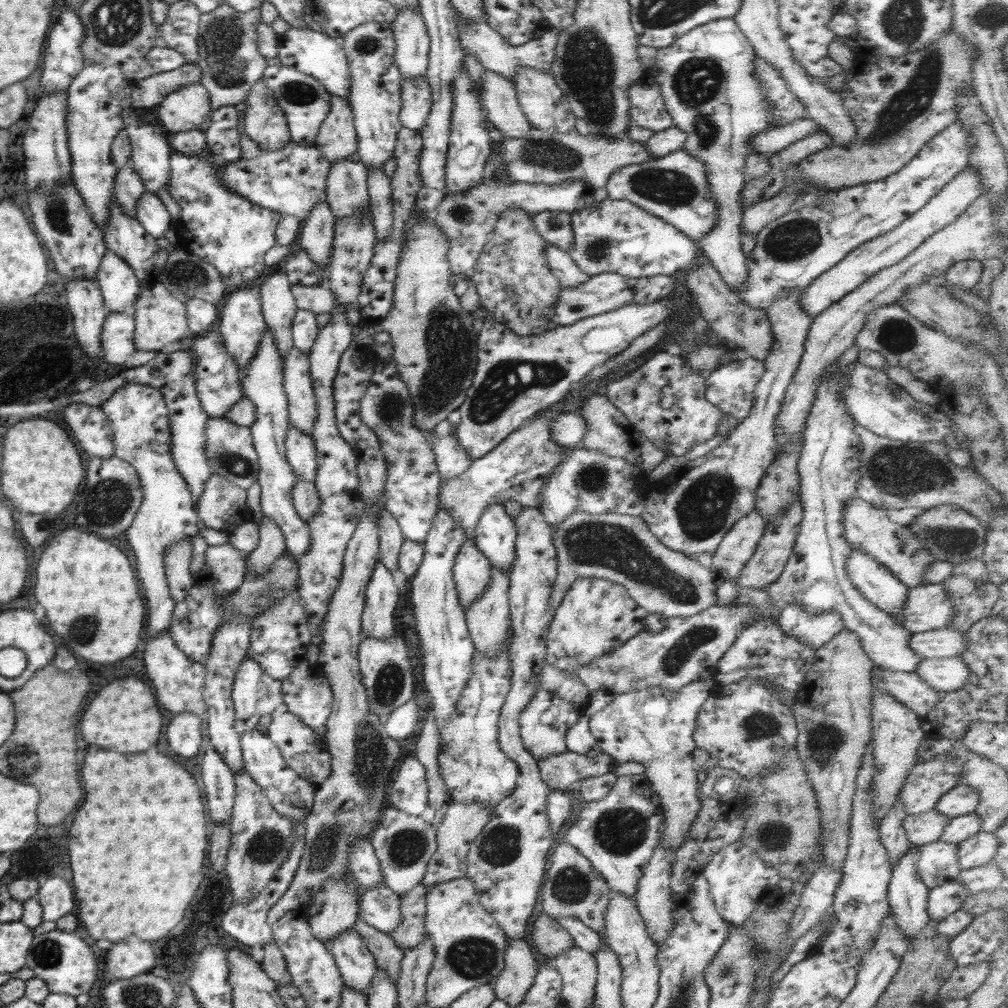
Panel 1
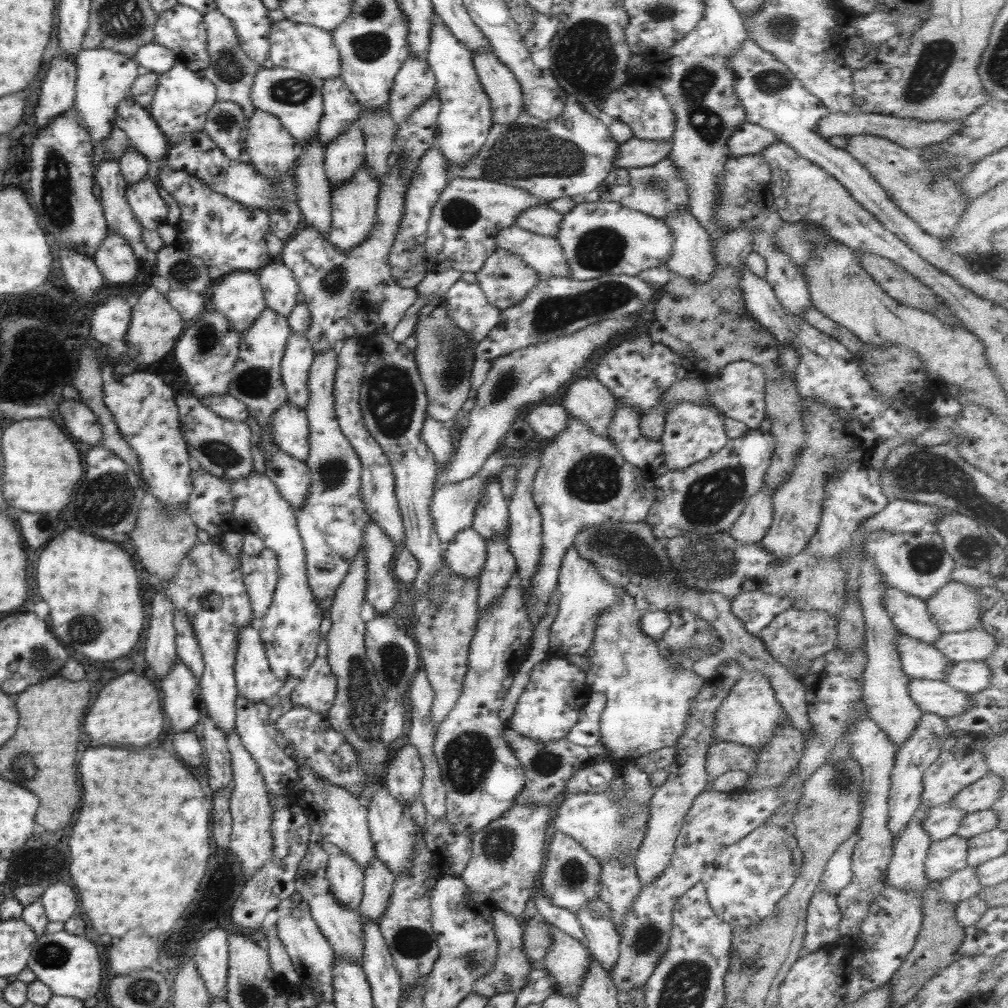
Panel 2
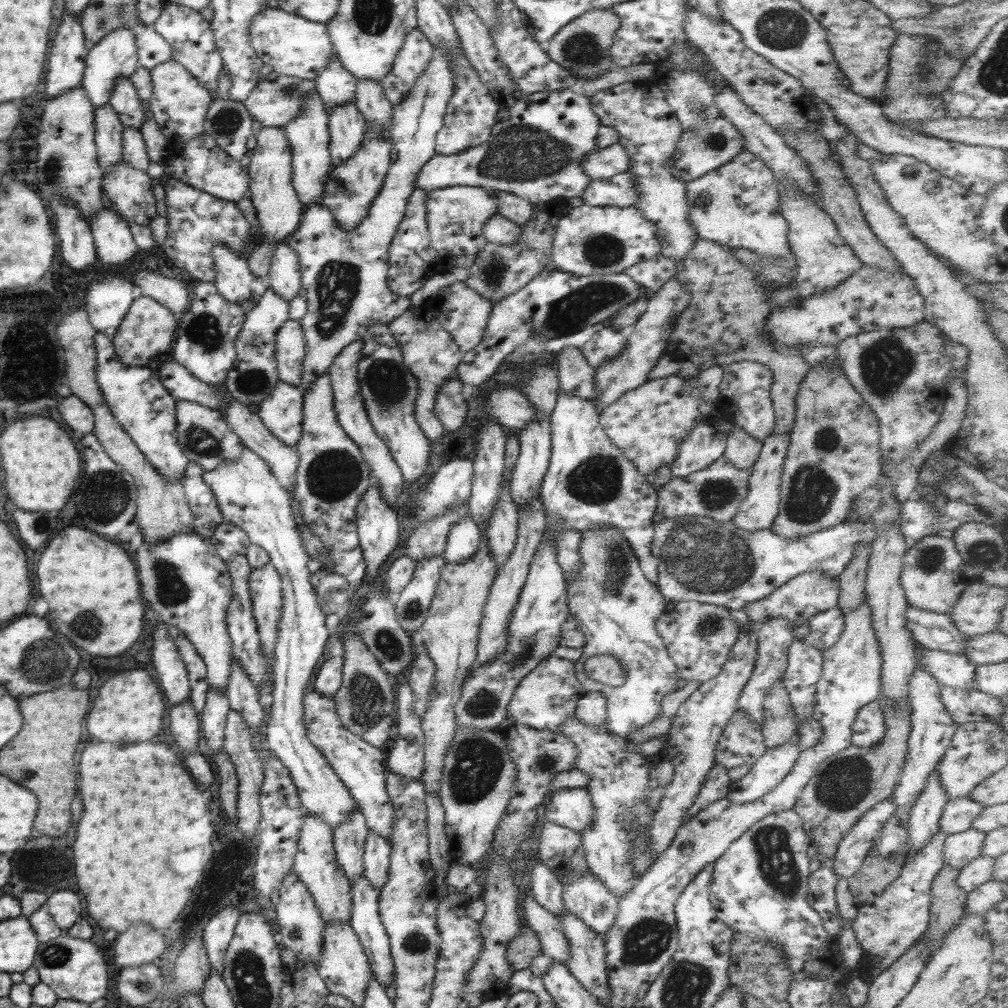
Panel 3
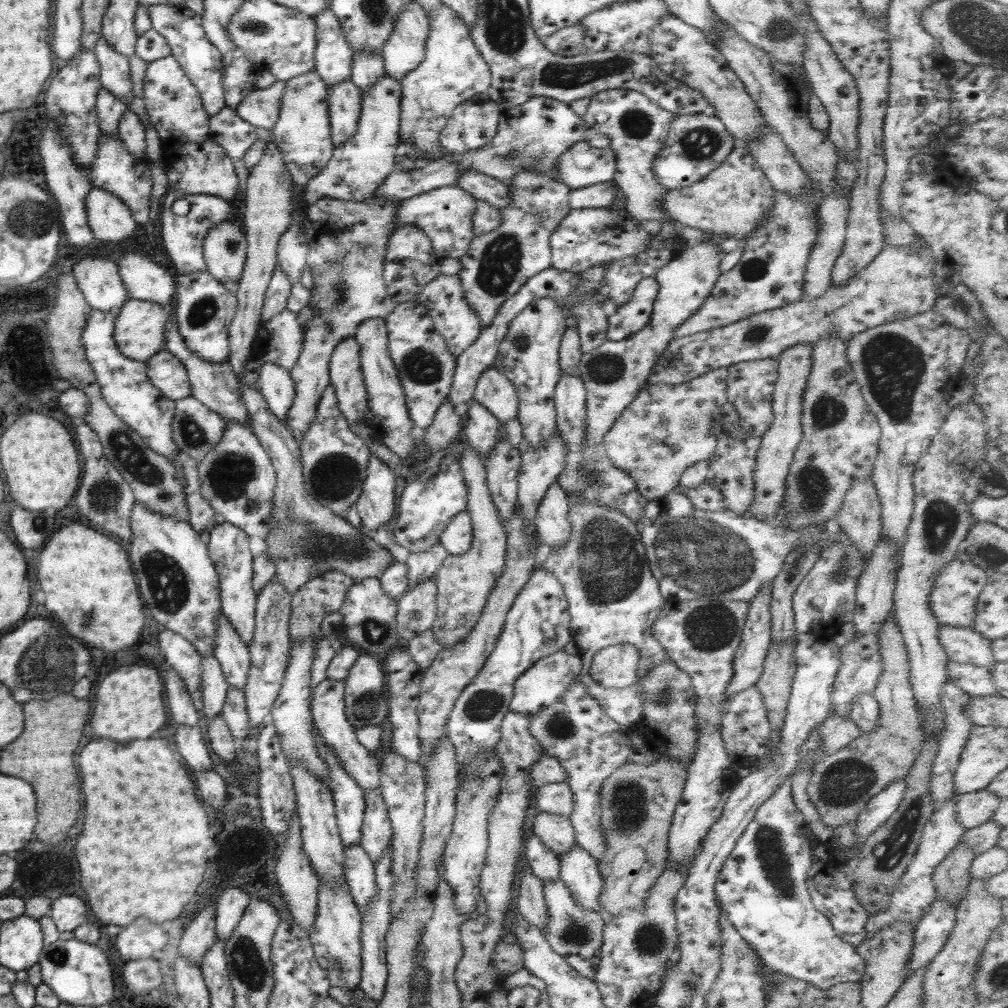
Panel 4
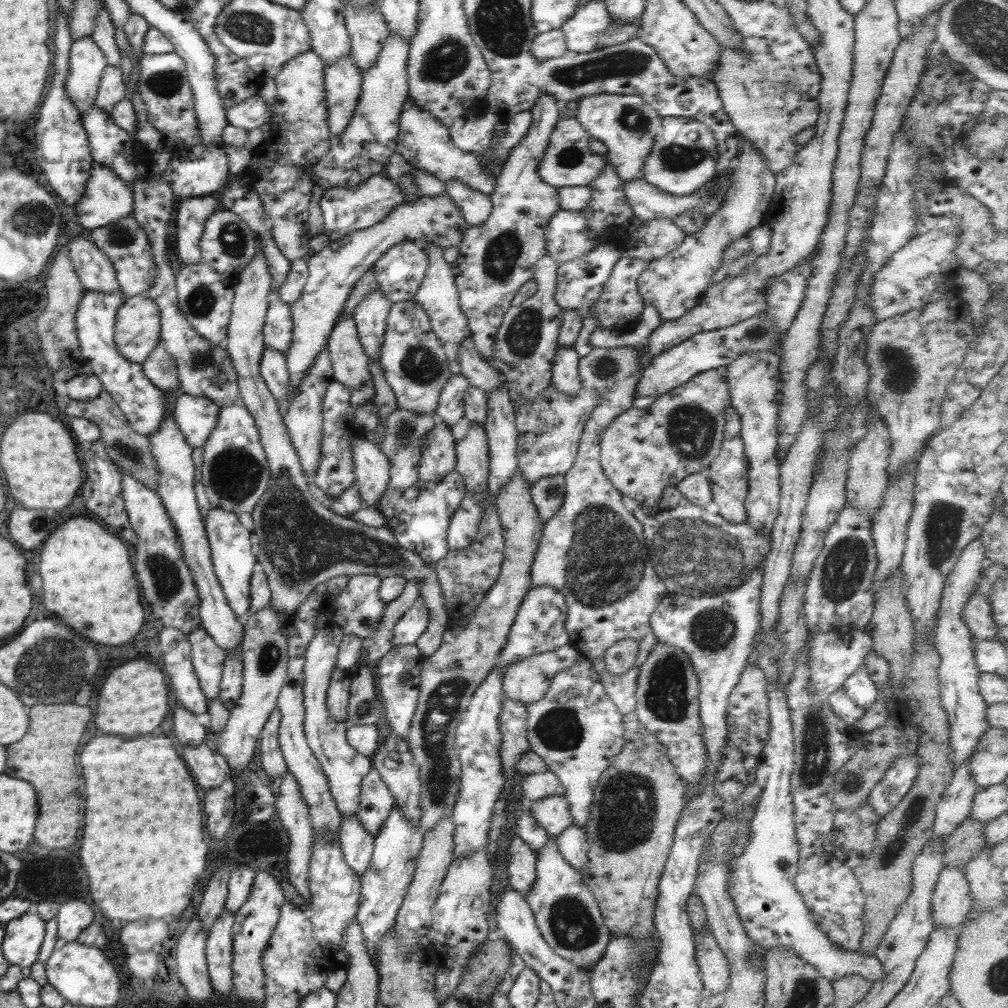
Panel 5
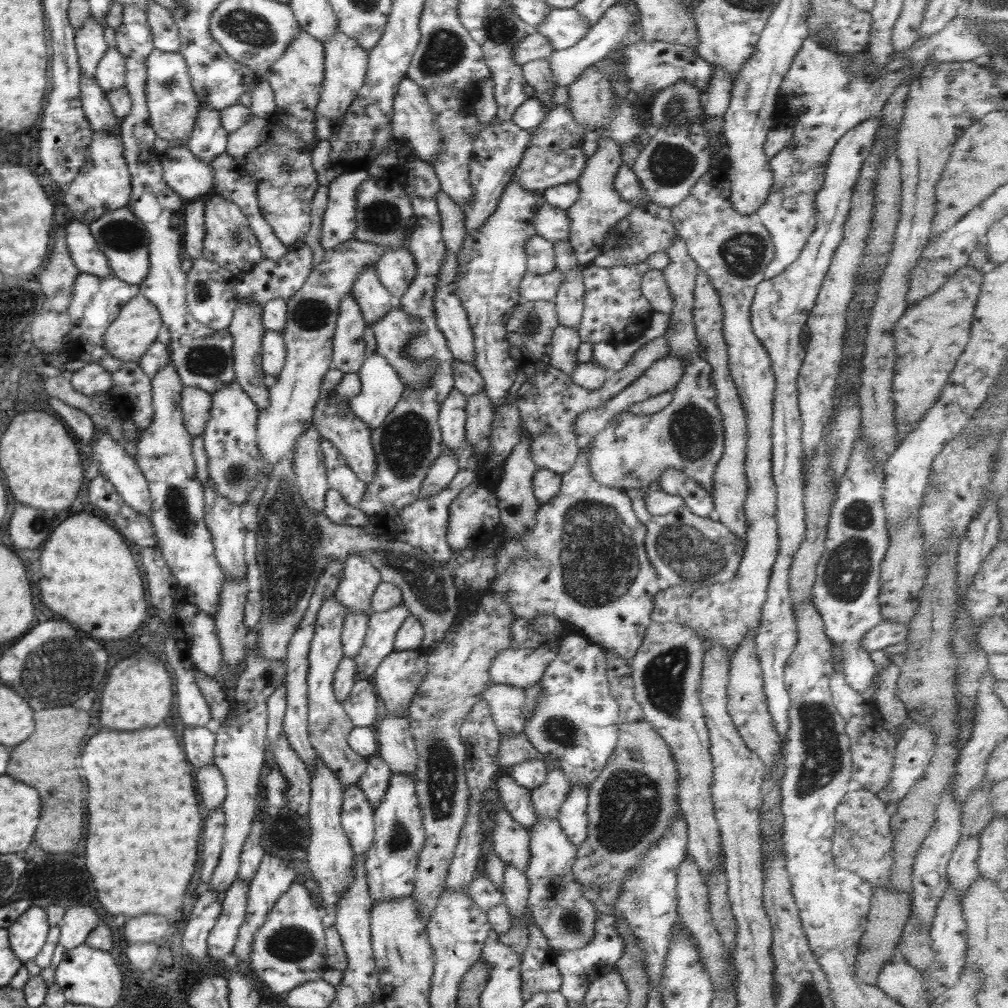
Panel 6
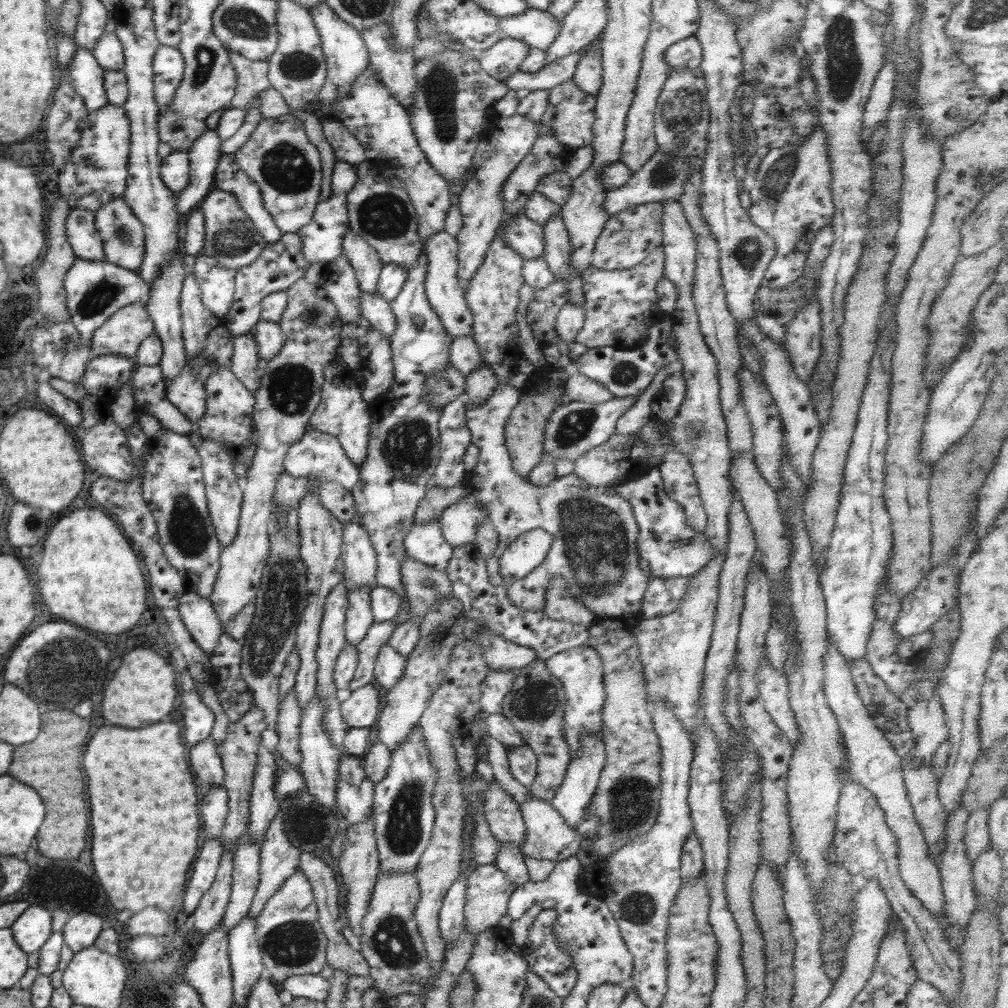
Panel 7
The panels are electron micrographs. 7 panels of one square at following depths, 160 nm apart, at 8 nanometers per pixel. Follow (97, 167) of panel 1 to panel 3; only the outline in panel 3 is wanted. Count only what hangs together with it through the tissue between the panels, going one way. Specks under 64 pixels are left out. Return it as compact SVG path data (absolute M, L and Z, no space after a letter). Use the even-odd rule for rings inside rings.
M117 28L107 34L96 46L88 49L85 58L85 69L83 72L81 86L86 96L92 103L94 109L109 104L112 91L117 82L125 76L130 76L138 67L137 46L132 30Z

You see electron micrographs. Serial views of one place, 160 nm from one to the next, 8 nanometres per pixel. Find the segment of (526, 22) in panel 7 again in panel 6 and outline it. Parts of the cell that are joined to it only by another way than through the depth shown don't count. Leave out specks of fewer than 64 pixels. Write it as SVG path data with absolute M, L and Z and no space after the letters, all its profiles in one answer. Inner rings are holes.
M551 8L546 20L536 28L554 50L564 50L584 39L589 31L587 22L573 8Z

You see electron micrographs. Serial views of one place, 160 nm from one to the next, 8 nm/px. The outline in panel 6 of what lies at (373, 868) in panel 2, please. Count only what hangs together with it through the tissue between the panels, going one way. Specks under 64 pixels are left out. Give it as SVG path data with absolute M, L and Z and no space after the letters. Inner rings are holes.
M377 755L368 758L367 761L365 773L360 777L357 784L364 791L368 802L376 807L376 804L382 802L390 777L393 774L388 764L384 763L384 759Z

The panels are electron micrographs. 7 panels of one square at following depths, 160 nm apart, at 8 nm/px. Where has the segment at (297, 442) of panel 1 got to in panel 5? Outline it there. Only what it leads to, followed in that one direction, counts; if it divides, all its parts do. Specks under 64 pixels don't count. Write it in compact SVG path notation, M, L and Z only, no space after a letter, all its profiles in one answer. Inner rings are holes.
M265 348L260 361L259 373L277 401L282 403L287 399L290 377L285 353Z

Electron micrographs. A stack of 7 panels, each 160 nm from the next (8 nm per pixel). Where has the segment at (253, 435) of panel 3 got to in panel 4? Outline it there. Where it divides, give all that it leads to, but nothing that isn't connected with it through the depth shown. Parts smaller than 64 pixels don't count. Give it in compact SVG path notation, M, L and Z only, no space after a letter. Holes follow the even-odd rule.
M177 321L172 323L168 331L164 332L164 347L167 352L172 353L187 370L189 382L191 384L191 395L200 401L204 406L207 406L212 412L219 414L225 420L235 420L244 426L249 426L247 418L247 408L243 403L242 393L239 387L239 382L236 378L232 367L225 362L208 362L195 354L186 347L184 337L180 335L177 328Z

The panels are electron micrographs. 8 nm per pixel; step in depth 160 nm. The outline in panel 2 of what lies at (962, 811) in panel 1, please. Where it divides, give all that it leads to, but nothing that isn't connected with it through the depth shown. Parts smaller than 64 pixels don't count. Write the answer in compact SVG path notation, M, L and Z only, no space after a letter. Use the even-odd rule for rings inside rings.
M990 772L959 790L948 803L968 813L988 810L1000 798L1004 781L1001 776Z

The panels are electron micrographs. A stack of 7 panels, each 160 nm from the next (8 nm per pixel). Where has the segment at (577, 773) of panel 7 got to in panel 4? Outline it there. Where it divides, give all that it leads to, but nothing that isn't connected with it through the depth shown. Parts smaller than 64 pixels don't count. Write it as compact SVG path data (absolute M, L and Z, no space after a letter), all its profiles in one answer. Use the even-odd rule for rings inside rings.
M579 844L563 851L559 858L559 879L570 889L577 904L604 914L599 903L603 878L597 860Z

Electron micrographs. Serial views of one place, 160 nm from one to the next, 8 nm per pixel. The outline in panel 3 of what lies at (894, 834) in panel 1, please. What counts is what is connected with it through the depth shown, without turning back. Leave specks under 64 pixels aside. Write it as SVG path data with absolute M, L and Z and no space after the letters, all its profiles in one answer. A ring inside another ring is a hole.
M915 642L915 657L917 669L913 672L912 679L908 686L909 707L911 708L910 721L912 722L912 732L908 735L908 752L906 752L906 764L901 770L900 778L893 788L891 798L898 806L912 804L926 788L928 777L940 760L944 757L946 750L952 743L952 737L959 727L948 715L946 706L940 699L940 689L942 684L936 678L928 674L921 666L921 652L926 649L921 644Z

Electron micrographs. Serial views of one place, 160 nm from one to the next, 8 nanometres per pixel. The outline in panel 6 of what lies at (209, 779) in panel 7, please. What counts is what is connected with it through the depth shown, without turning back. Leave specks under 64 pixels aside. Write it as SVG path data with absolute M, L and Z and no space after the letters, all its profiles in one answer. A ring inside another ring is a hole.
M185 726L182 732L186 758L198 766L214 765L215 734L206 727Z

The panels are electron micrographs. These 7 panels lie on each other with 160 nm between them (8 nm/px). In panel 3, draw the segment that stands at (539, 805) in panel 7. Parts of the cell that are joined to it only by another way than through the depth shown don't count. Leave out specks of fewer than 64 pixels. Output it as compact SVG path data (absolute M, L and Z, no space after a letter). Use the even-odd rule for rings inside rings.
M567 912L559 914L558 920L563 926L569 946L569 958L565 966L587 991L597 998L598 1002L609 1006L611 990L608 986L608 970L606 967L605 937L590 930L577 916Z

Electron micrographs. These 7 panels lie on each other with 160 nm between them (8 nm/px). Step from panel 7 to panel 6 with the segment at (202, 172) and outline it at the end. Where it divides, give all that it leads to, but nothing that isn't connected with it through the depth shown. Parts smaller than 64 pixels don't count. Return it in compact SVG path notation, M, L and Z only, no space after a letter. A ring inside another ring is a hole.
M200 105L194 130L186 146L196 158L210 165L226 150L229 134L222 126L219 111L208 105Z

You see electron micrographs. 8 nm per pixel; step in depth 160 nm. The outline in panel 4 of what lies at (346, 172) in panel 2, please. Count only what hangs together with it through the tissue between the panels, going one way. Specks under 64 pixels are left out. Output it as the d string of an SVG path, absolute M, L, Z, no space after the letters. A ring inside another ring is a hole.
M351 80L329 87L327 103L331 139L335 147L356 132L361 115L361 95L362 92Z

